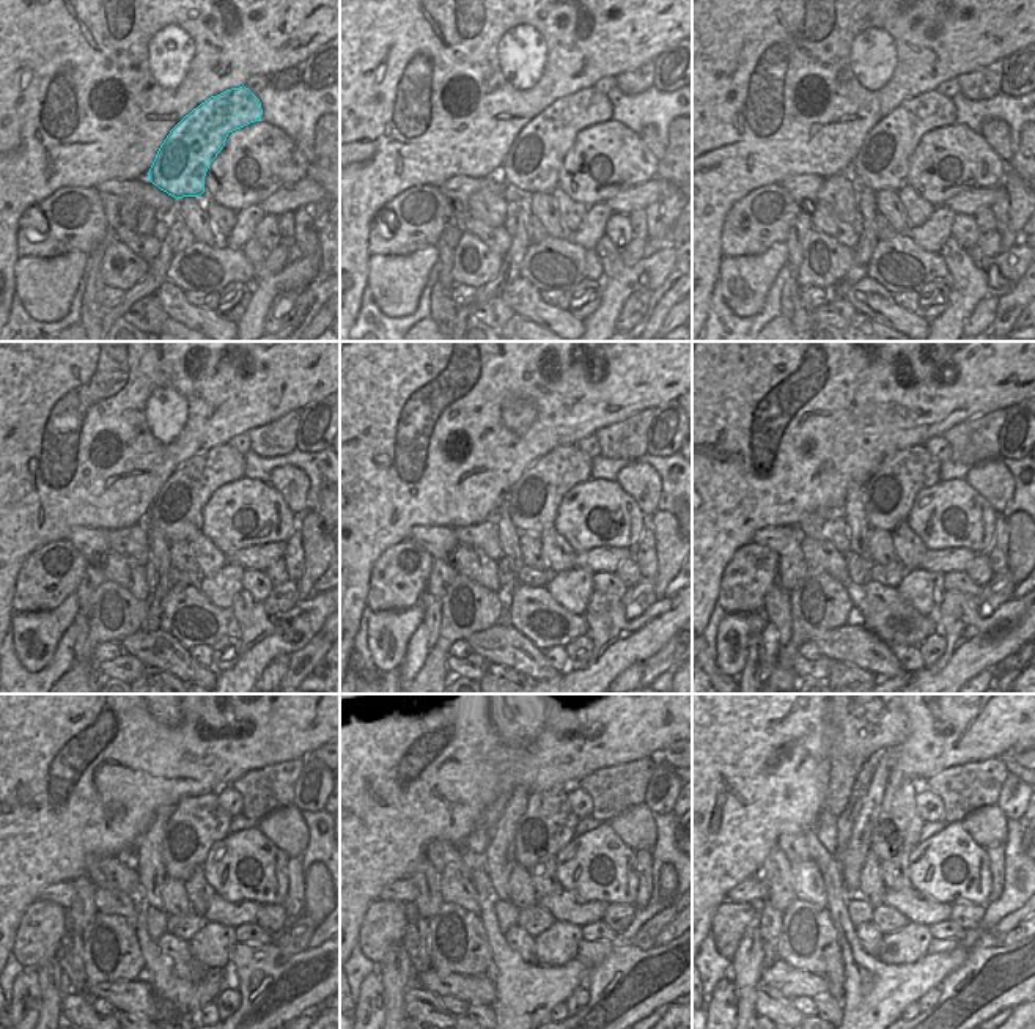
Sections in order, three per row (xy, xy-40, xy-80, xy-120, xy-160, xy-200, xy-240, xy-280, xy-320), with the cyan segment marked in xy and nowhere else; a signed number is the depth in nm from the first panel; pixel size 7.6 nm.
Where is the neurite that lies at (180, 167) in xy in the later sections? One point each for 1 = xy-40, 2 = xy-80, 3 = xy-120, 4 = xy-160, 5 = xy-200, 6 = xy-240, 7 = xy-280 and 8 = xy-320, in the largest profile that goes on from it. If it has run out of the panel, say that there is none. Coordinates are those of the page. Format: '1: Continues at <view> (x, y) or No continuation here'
1: Continues at xy-40 (534, 161)
2: Continues at xy-80 (891, 142)
3: Continues at xy-120 (191, 486)
4: Continues at xy-160 (543, 485)
5: Continues at xy-200 (909, 471)
6: Continues at xy-240 (219, 818)
7: Continues at xy-280 (545, 807)
8: Continues at xy-320 (898, 803).

